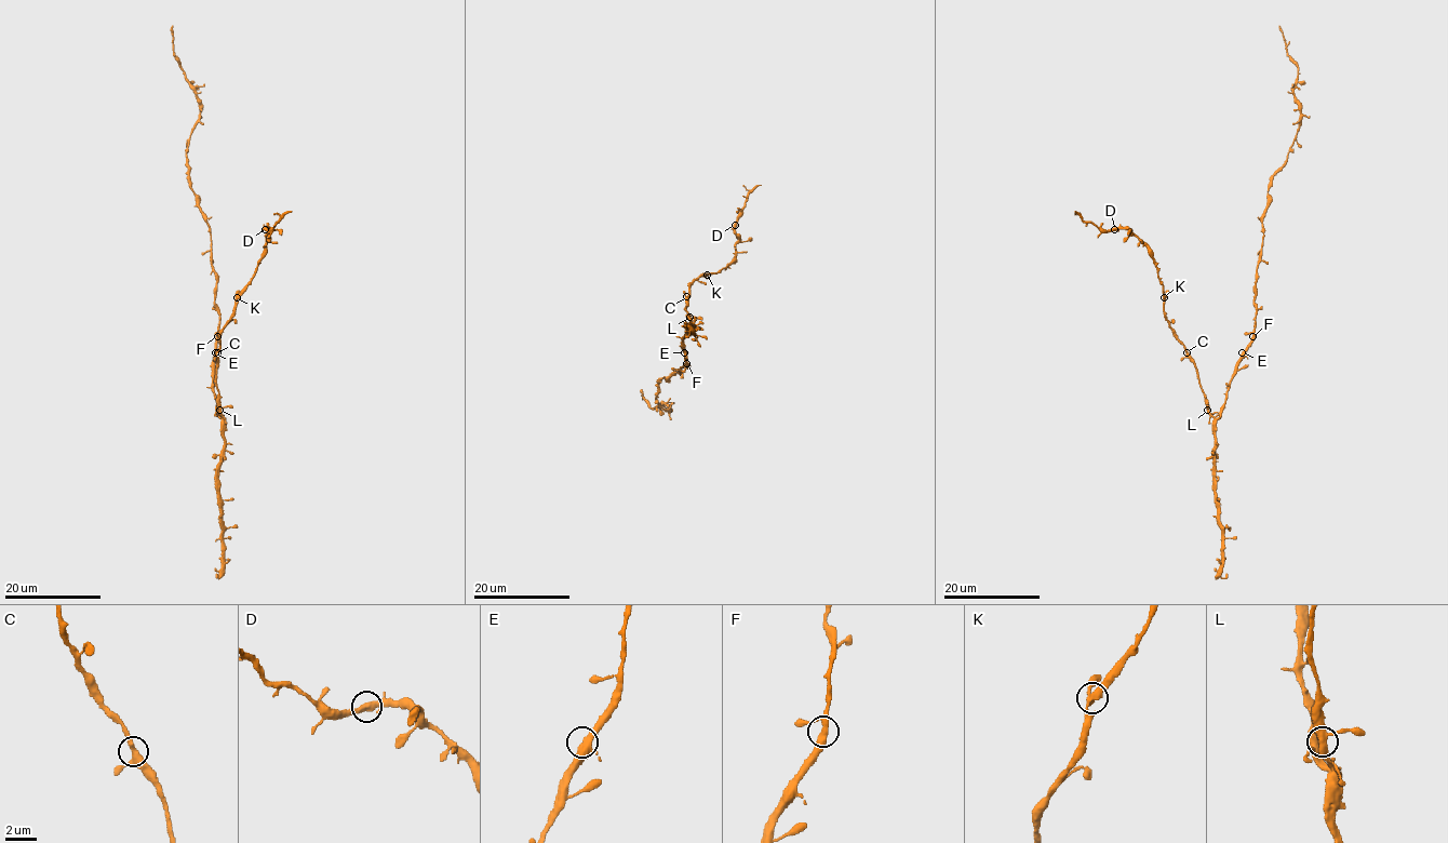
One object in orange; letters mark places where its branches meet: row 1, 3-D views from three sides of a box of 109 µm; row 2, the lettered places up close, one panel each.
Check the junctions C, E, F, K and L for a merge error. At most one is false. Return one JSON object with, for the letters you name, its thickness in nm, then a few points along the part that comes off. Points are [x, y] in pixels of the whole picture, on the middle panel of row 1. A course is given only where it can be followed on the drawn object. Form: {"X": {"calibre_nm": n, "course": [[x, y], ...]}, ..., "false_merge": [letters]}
{"false_merge": []}

